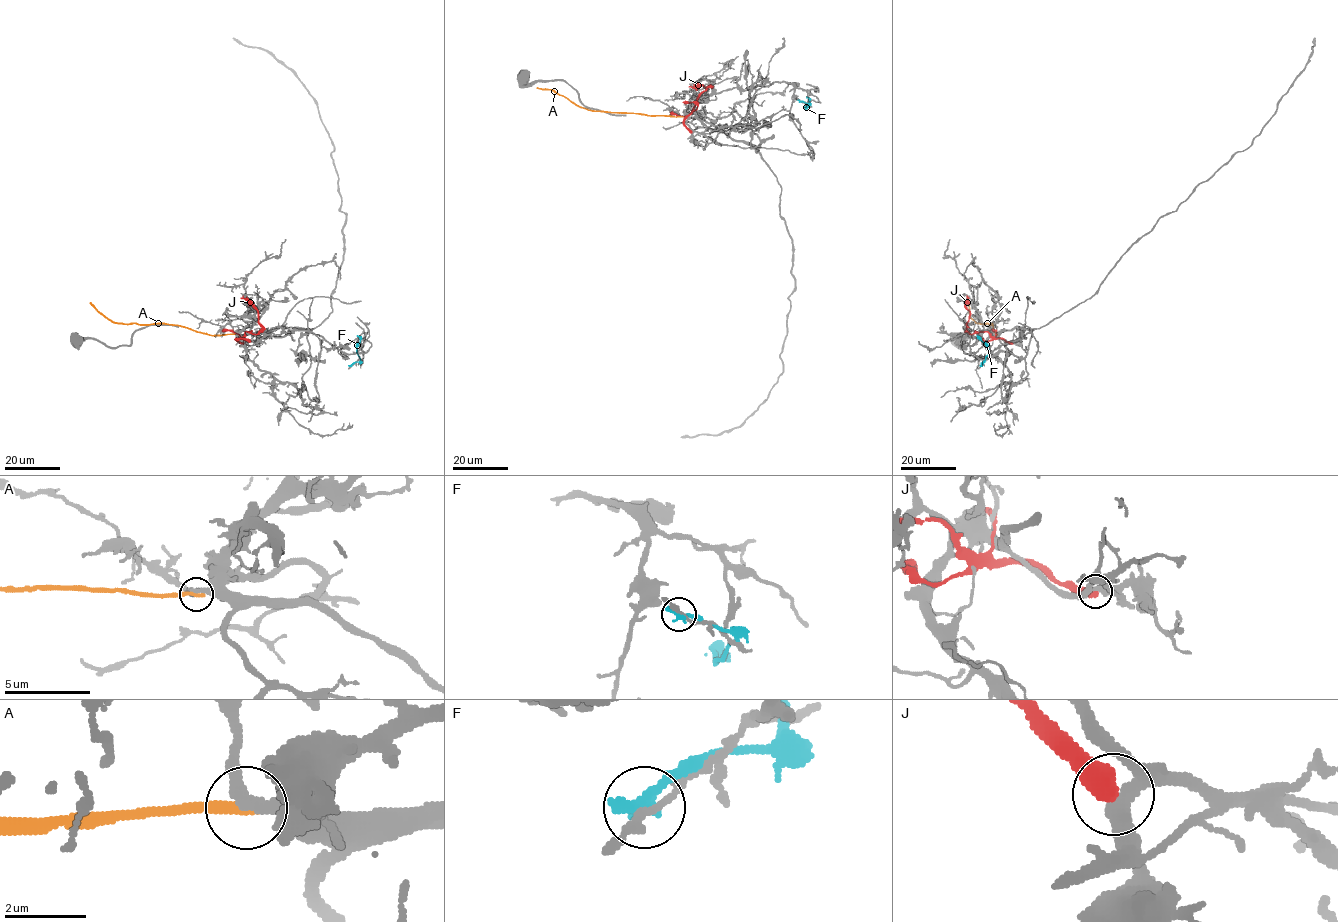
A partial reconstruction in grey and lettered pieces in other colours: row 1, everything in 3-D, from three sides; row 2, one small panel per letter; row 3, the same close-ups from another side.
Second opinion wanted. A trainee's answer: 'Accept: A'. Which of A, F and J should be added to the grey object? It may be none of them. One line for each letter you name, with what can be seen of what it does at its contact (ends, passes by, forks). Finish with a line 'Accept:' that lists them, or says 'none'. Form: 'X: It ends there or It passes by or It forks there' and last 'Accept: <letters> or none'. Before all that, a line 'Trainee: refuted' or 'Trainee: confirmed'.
Trainee: refuted
Accept: none

